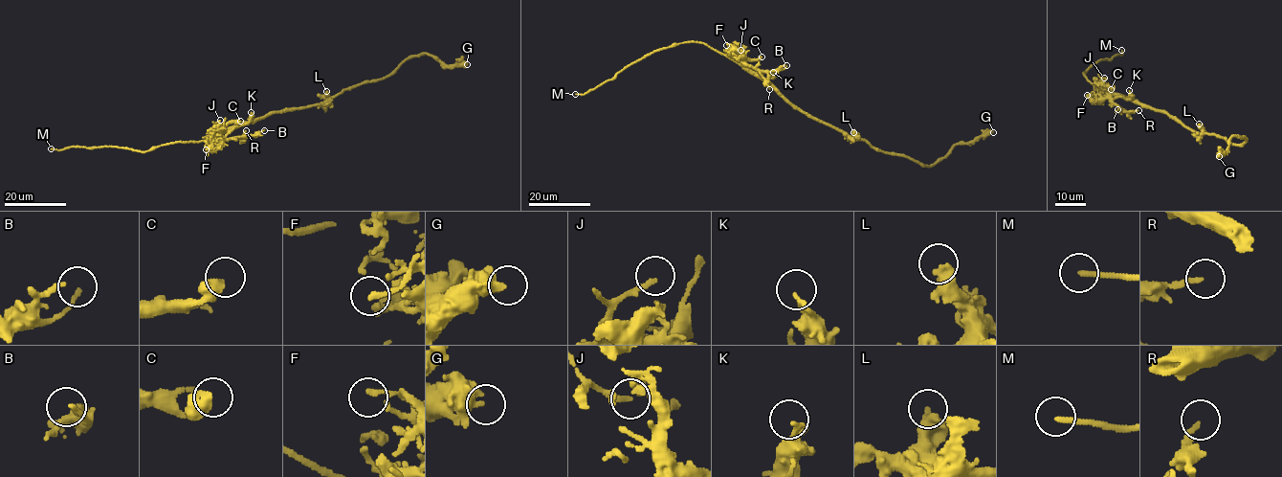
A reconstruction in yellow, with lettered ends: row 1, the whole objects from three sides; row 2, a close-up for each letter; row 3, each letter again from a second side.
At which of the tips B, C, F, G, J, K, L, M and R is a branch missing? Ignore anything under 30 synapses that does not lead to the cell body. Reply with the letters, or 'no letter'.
M

